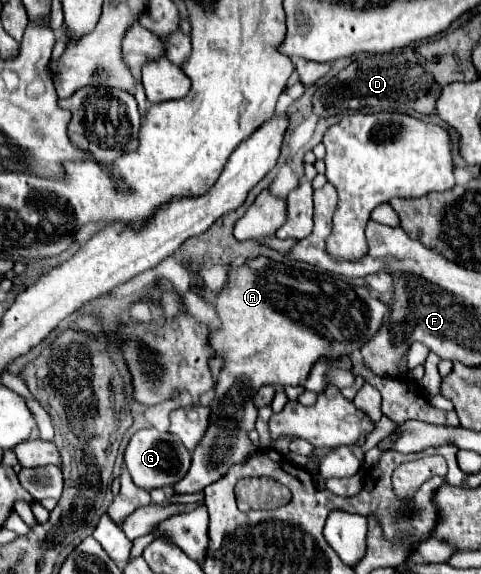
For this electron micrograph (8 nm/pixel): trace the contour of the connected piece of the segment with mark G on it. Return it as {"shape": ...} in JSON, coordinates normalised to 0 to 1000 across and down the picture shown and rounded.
{"shape":[[[293,747],[285,751],[260,786],[260,810],[277,841],[301,855],[314,852],[356,852],[368,838],[376,838],[397,810],[397,793],[380,775],[372,775],[372,761],[356,761],[356,754],[335,754],[326,747]]]}

